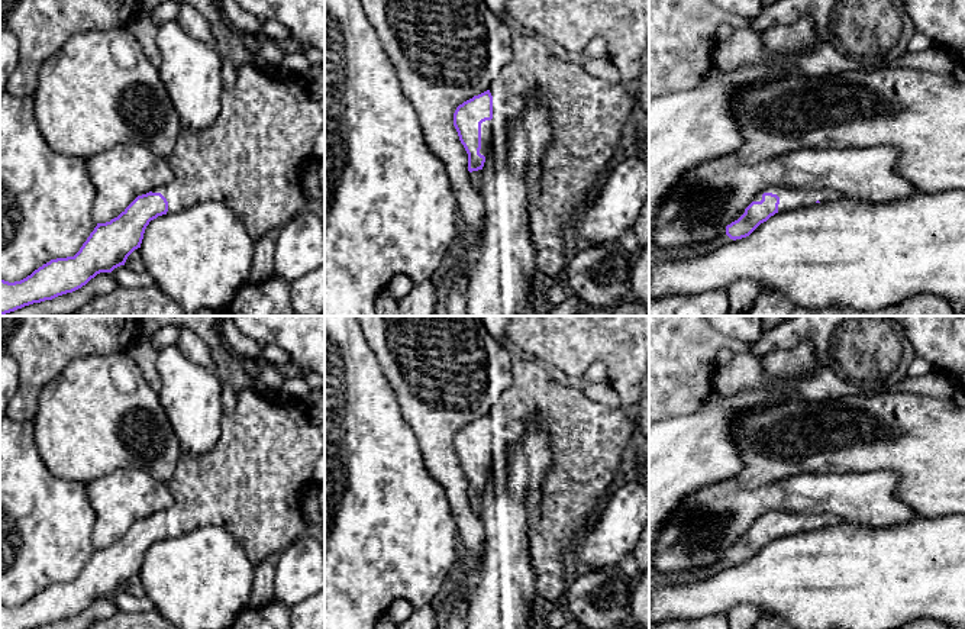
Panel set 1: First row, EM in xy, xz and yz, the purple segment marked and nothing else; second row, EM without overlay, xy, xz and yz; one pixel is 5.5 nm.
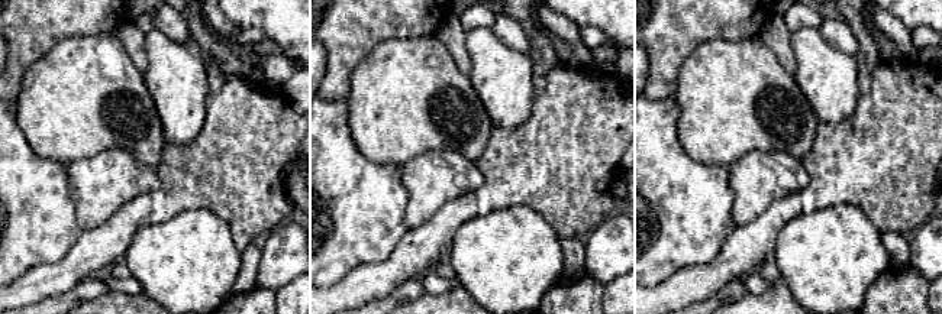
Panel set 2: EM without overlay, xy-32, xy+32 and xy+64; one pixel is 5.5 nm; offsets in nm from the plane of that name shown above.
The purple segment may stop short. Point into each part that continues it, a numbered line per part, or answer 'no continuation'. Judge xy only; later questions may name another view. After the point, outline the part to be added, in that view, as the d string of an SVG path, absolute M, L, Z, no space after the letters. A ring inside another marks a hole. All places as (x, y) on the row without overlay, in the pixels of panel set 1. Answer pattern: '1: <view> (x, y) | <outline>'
1: xy (251, 483) | M242 390L236 407L222 419L217 443L203 455L181 454L167 483L174 504L152 517L167 523L167 539L203 526L219 526L241 542L252 565L256 565L283 554L306 535L307 522L300 500L323 452L325 423L312 422L304 400L281 400L270 391Z

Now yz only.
1: yz (790, 523) | M781 509L765 512L755 520L753 526L761 526L764 517L772 517L780 522L778 538L807 532L817 526L817 517L807 517L801 513L791 513Z

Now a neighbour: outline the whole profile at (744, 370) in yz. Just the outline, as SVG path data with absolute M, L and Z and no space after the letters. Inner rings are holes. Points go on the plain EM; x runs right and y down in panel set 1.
M732 354L726 365L717 365L711 390L714 397L727 397L746 387L772 387L774 381L764 371L764 355Z

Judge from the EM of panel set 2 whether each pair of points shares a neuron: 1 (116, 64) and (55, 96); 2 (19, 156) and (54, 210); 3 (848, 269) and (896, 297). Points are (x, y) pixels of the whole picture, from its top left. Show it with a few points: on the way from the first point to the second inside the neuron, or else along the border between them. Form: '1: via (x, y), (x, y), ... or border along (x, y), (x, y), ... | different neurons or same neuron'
1: via (102, 74), (80, 96), (70, 96) | same neuron
2: via (19, 170), (19, 175), (41, 197) | same neuron
3: border along (890, 262), (863, 298) | different neurons

